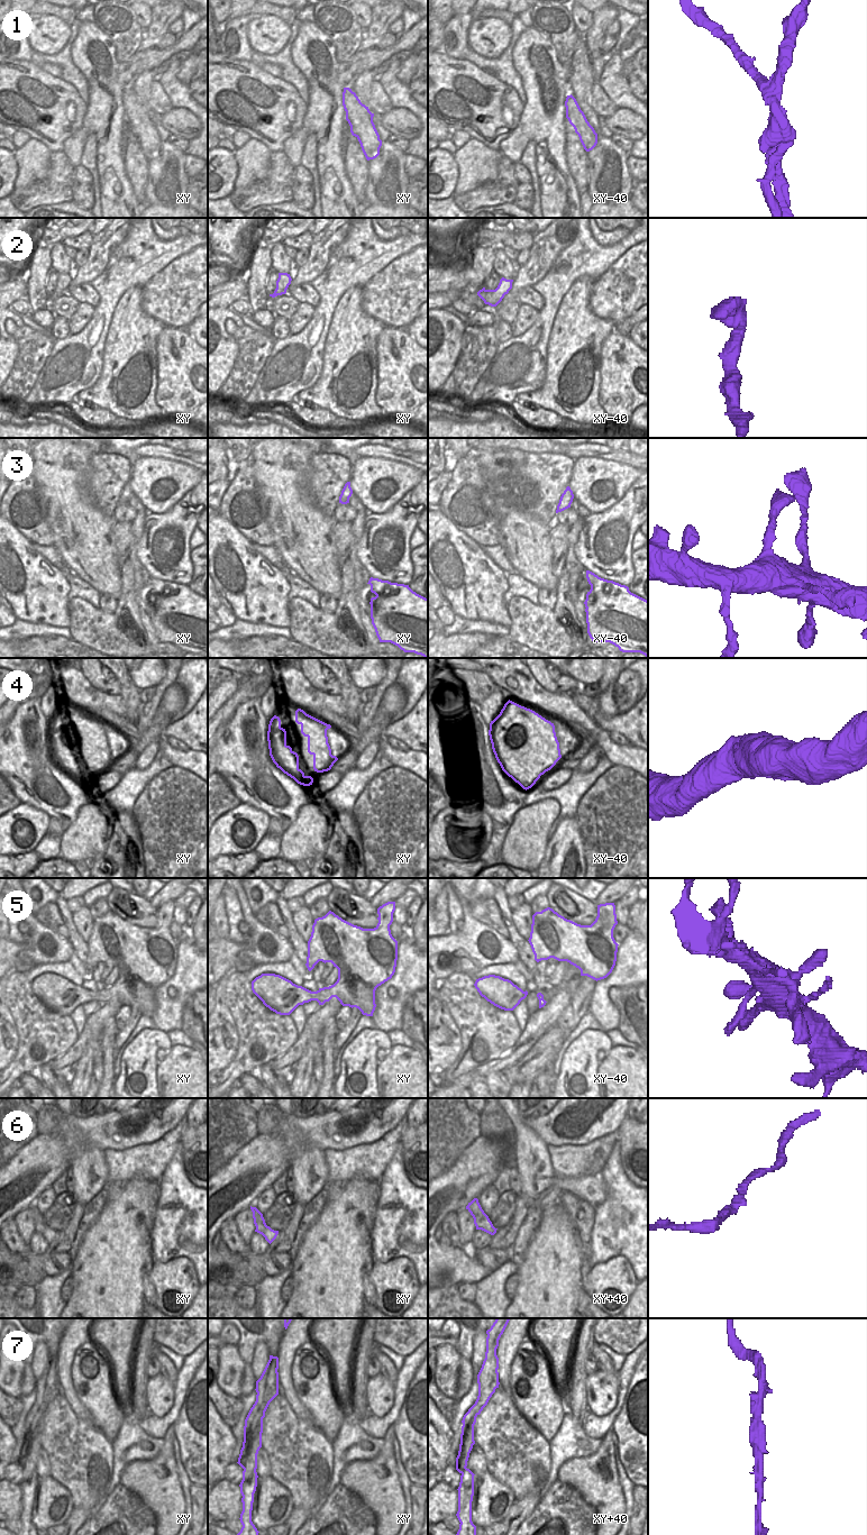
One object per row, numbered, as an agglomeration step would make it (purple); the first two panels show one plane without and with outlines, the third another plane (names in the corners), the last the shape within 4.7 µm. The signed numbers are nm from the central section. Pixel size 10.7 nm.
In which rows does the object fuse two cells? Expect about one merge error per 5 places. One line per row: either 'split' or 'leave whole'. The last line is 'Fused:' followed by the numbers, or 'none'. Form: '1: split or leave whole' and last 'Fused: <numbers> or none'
1: split
2: leave whole
3: leave whole
4: leave whole
5: leave whole
6: leave whole
7: split
Fused: 1, 7

